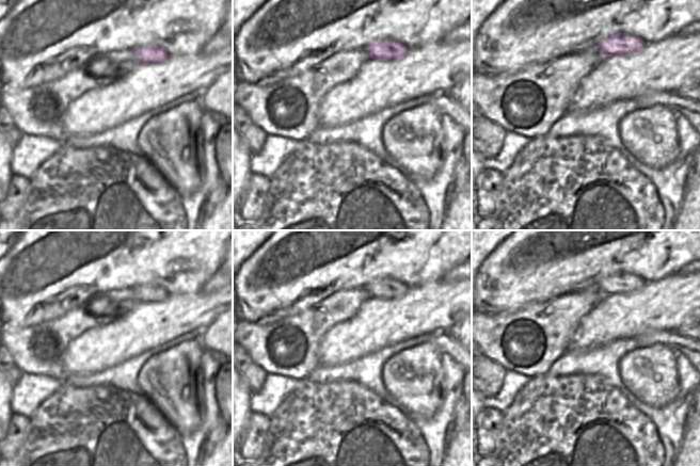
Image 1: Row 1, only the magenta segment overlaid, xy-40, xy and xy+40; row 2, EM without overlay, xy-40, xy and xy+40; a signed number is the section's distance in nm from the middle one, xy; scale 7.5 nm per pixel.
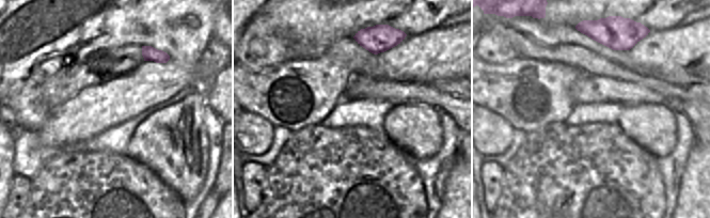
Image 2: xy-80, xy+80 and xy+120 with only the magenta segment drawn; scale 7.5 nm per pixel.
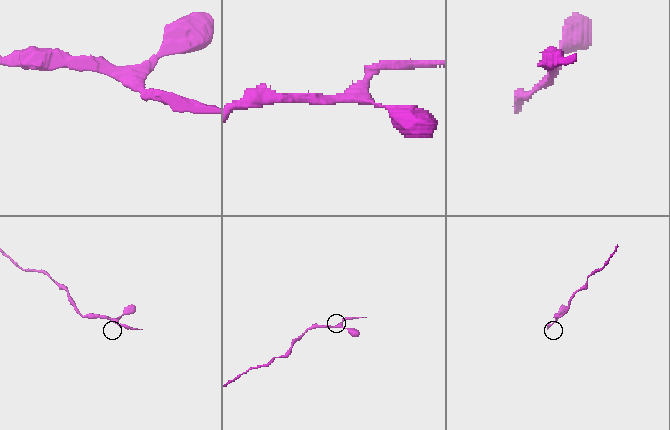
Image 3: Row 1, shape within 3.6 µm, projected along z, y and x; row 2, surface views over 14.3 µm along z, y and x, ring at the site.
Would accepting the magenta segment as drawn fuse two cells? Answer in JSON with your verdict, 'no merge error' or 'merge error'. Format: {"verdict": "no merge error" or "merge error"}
{"verdict": "no merge error"}

